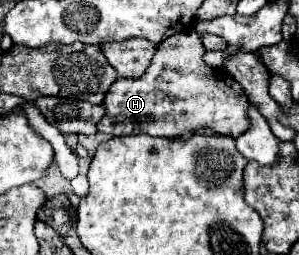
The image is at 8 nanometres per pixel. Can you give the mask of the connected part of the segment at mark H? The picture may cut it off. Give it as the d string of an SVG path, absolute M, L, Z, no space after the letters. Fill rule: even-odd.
M193 29L163 41L143 77L135 81L117 79L109 87L105 95L107 115L99 121L99 131L109 135L145 133L167 139L203 133L203 129L233 139L243 135L251 123L247 117L249 99L243 87L225 69L209 67L203 61L203 55L205 49L201 37Z

